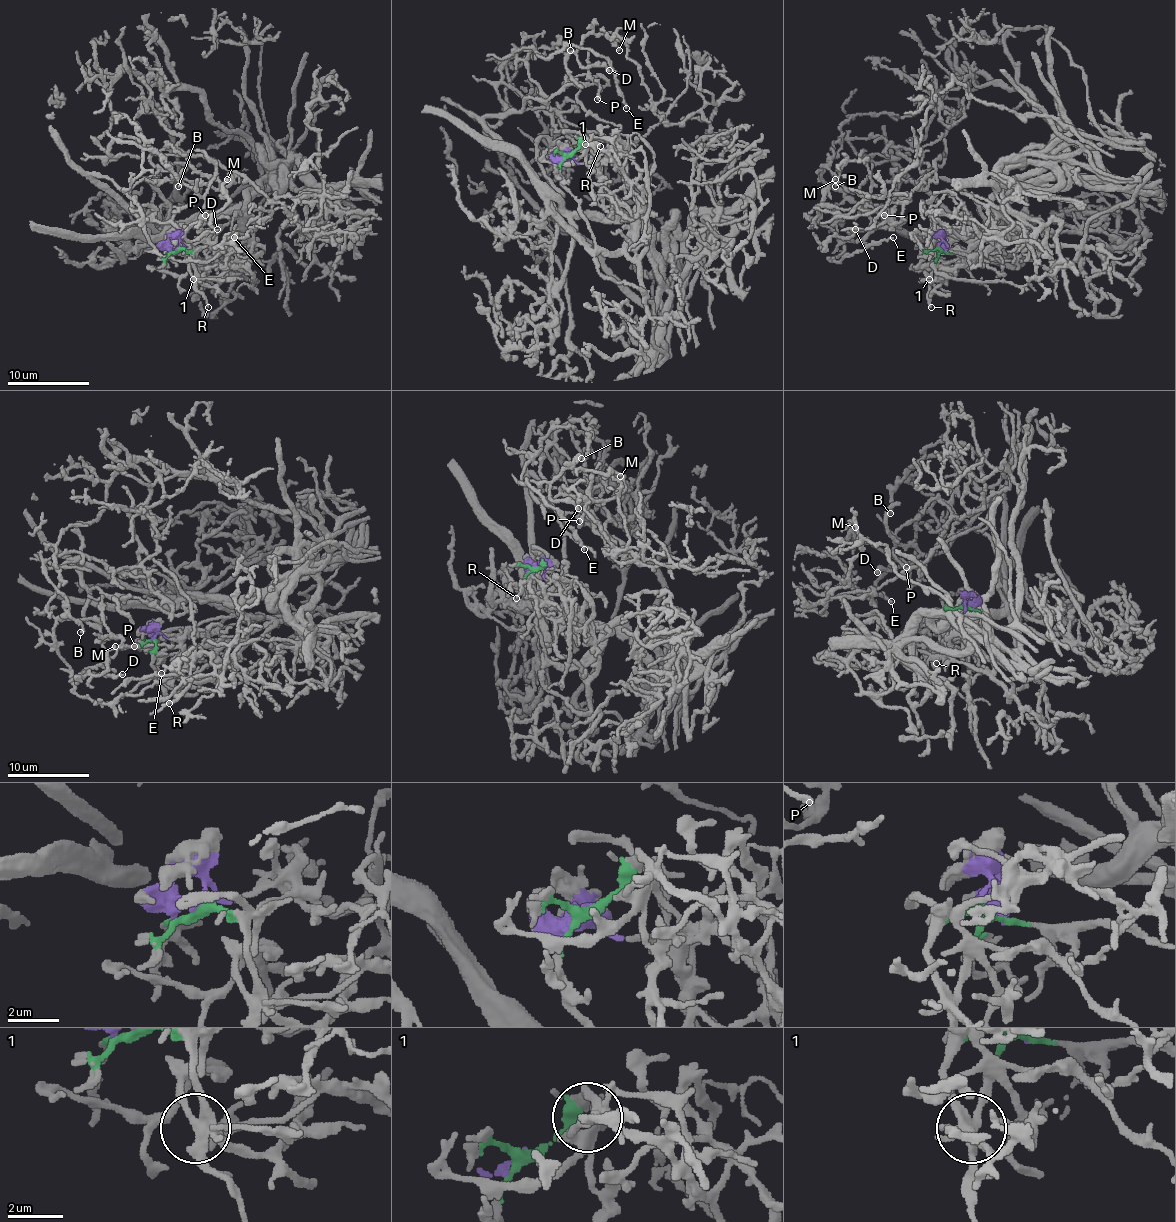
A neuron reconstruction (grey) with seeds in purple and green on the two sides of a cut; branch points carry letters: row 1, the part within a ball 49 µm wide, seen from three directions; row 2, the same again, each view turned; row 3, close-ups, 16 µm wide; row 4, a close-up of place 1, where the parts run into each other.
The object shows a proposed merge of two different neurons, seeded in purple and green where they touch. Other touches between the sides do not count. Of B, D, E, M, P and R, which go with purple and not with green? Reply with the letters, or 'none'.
R

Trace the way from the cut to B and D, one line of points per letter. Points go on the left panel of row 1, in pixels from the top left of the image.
B: (177, 248), (203, 260), (91, 177), (148, 218), (126, 191), (146, 150), (179, 187)
D: (177, 248), (168, 254), (203, 260), (93, 175), (111, 181), (138, 215), (171, 222), (177, 240), (217, 230)

